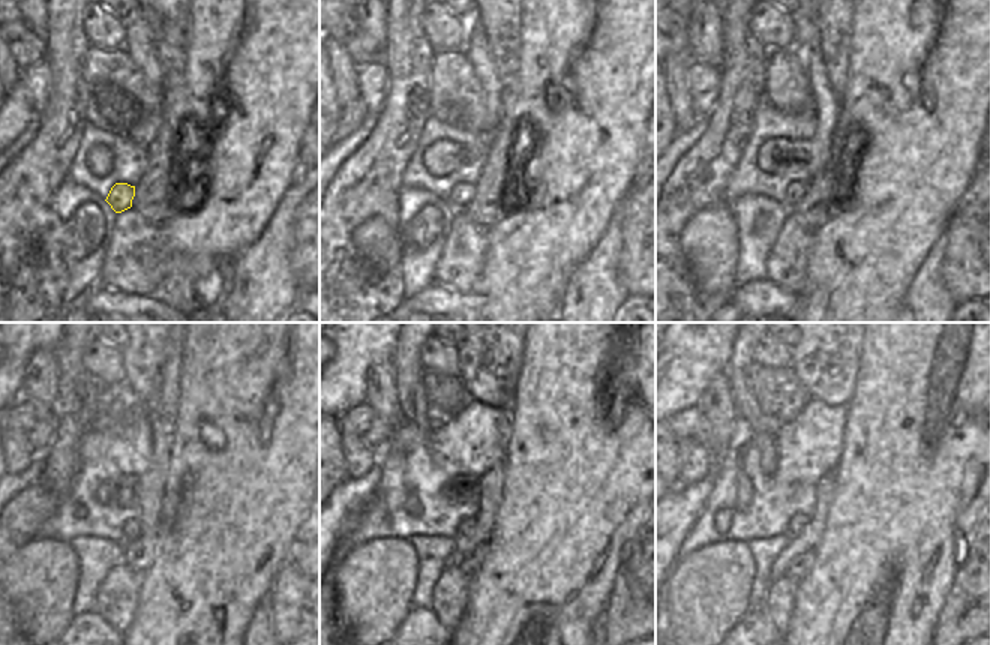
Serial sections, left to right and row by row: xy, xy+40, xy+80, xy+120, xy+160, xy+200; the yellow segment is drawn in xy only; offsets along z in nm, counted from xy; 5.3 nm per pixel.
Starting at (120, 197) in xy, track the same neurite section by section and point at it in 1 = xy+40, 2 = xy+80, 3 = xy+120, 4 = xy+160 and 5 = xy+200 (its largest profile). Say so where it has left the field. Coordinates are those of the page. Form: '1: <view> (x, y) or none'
1: xy+40 (461, 194)
2: xy+80 (795, 191)
3: xy+120 (131, 528)
4: xy+160 (467, 525)
5: xy+200 (798, 522)

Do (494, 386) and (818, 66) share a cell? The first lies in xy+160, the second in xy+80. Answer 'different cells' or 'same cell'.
different cells

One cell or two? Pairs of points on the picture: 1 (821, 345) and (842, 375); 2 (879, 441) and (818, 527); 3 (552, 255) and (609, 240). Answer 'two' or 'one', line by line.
1: one
2: two
3: two

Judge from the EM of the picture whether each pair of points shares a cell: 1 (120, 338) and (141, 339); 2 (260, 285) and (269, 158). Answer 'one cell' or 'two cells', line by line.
1: two cells
2: two cells

